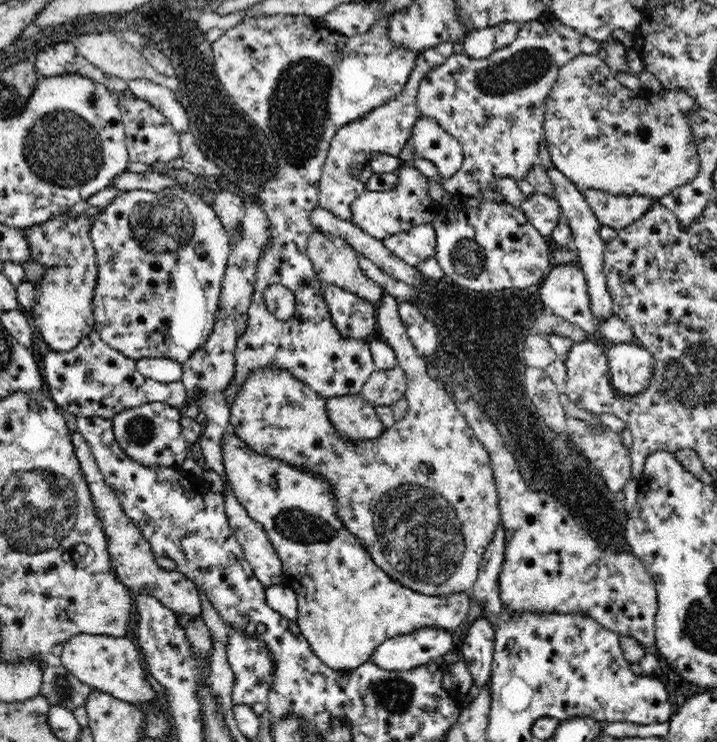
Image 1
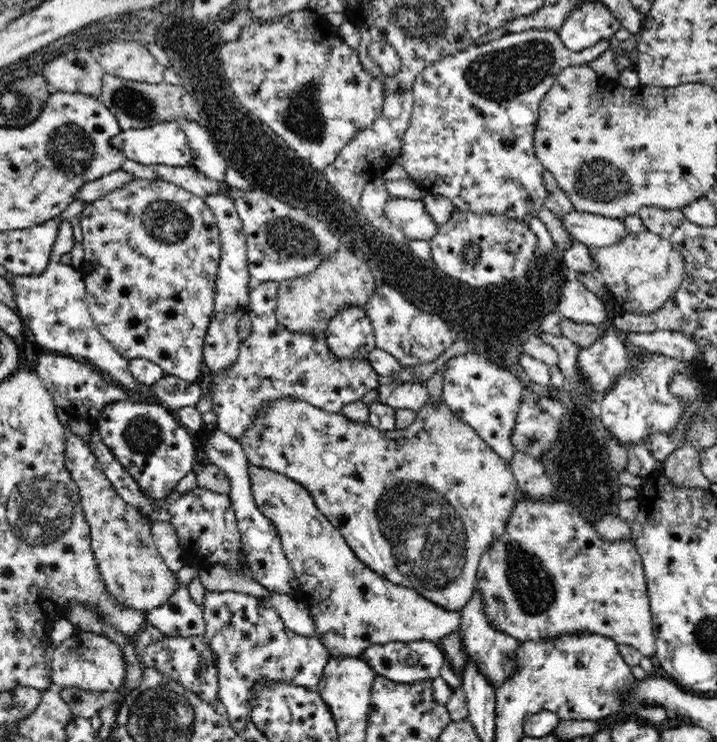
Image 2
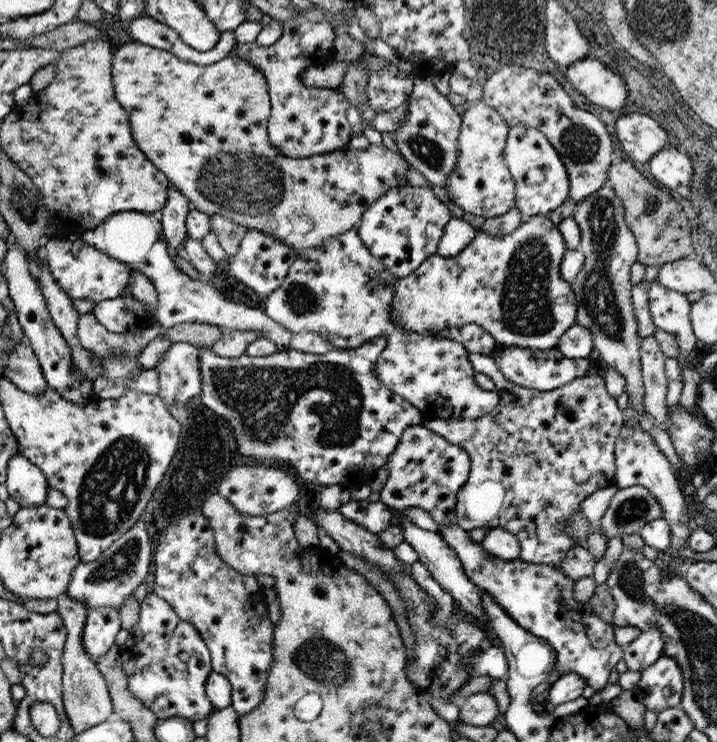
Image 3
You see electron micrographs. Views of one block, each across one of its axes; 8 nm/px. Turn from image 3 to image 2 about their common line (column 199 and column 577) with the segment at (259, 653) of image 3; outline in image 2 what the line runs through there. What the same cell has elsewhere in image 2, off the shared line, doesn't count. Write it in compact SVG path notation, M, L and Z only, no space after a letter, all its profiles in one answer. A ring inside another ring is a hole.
M526 498L532 502L520 502L512 512L506 532L490 544L478 566L476 592L482 602L482 614L488 626L498 634L506 634L516 642L556 642L560 638L584 638L602 636L616 646L626 644L644 654L644 658L656 656L654 618L650 610L648 586L642 556L632 540L608 542L586 522L586 518L574 510L572 502L538 502L538 498Z

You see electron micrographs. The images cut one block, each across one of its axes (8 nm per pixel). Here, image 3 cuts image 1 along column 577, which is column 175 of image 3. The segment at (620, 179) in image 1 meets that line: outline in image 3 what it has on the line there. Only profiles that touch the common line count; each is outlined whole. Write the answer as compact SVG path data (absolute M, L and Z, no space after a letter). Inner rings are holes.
M131 42L113 54L111 82L117 102L129 114L135 146L149 162L163 170L169 184L179 188L181 194L187 194L195 210L273 234L297 252L301 248L321 246L323 240L357 228L359 220L363 220L363 212L371 208L371 204L389 188L405 184L407 162L385 146L369 146L365 152L347 146L341 152L303 160L281 156L267 138L267 120L271 114L267 78L247 56L231 52L225 60L203 68L183 62L171 52Z

